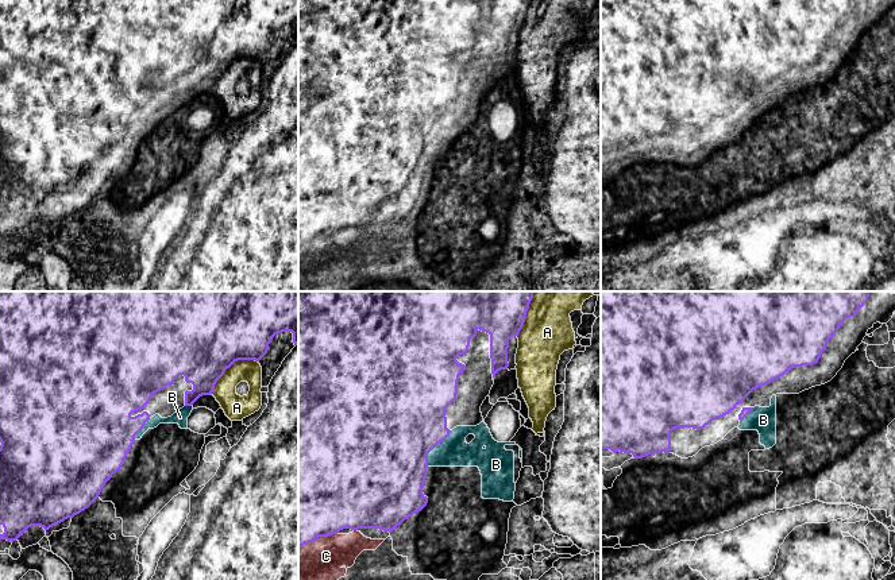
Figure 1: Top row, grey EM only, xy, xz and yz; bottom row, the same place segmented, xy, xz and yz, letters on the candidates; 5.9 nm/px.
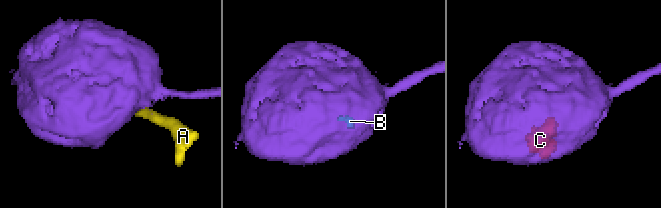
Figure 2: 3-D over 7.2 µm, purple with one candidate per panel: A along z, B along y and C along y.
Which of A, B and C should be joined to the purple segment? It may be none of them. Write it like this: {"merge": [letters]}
{"merge": []}

